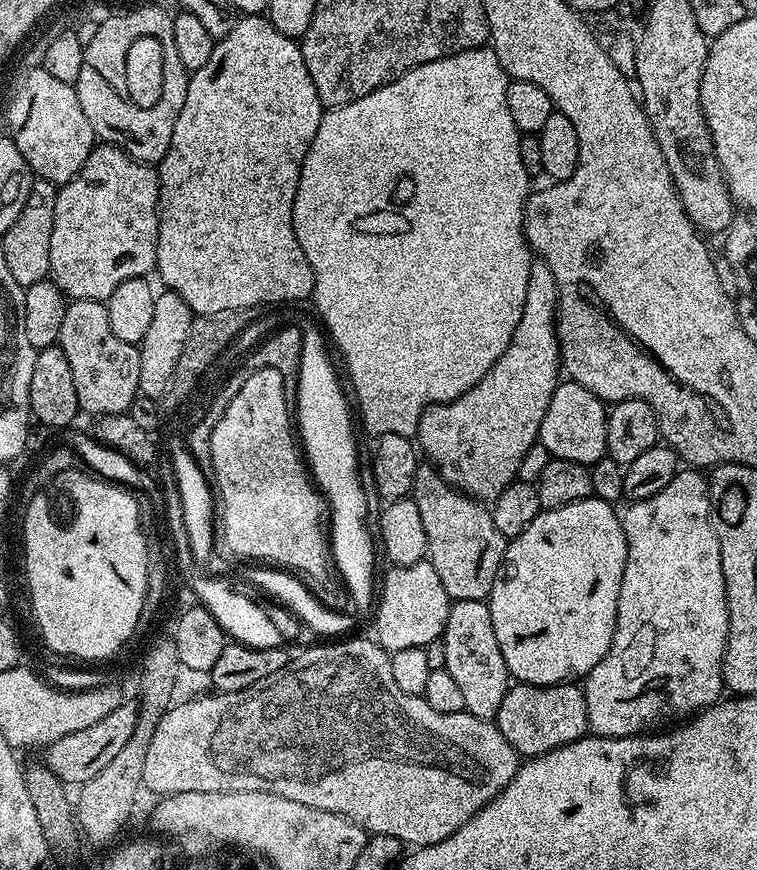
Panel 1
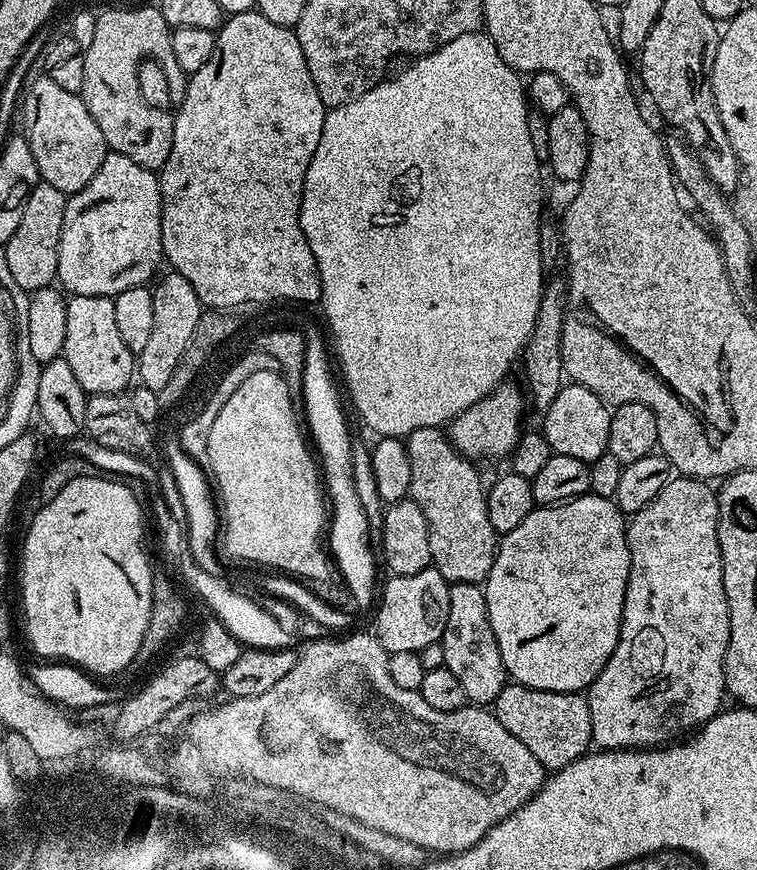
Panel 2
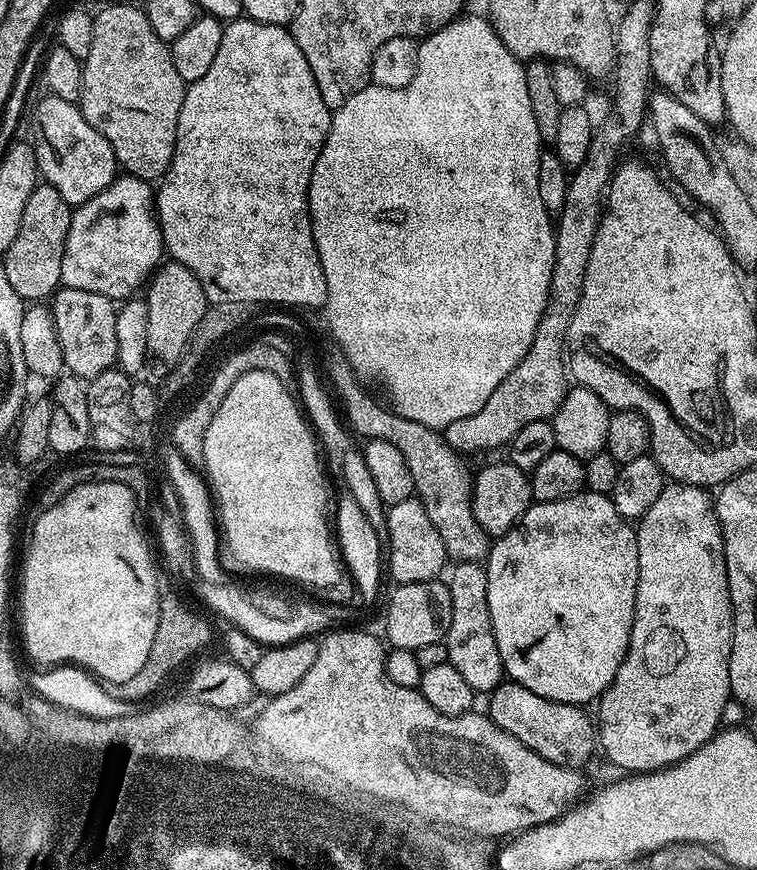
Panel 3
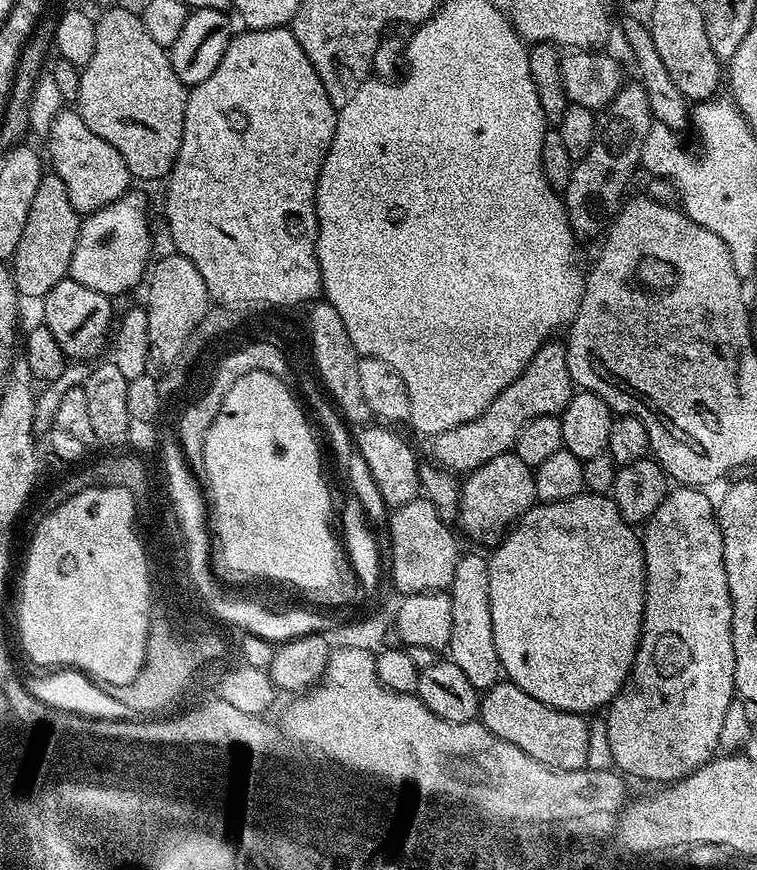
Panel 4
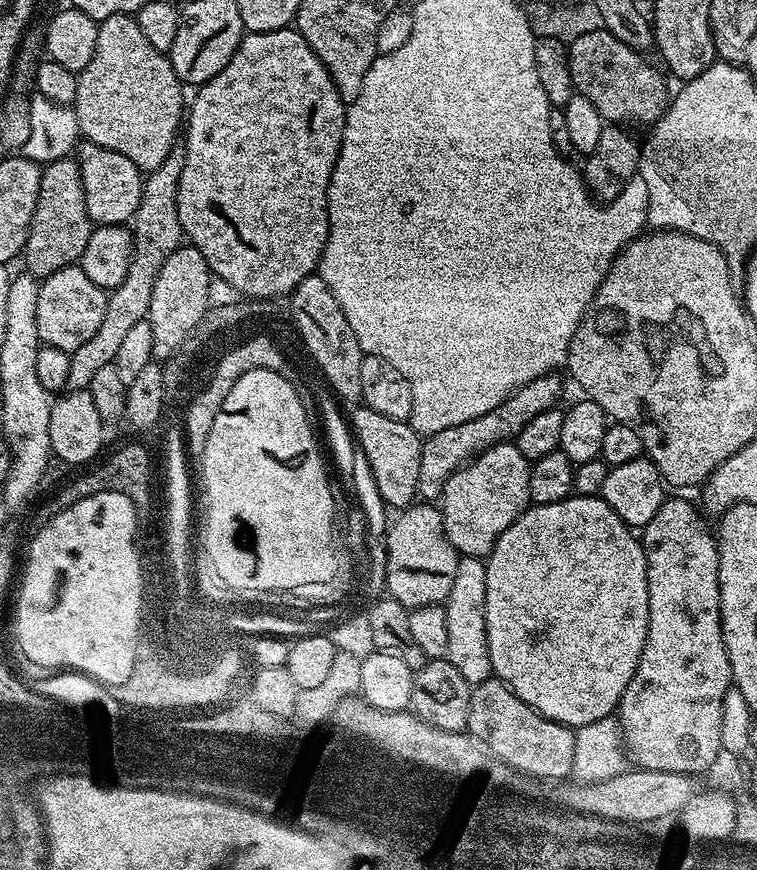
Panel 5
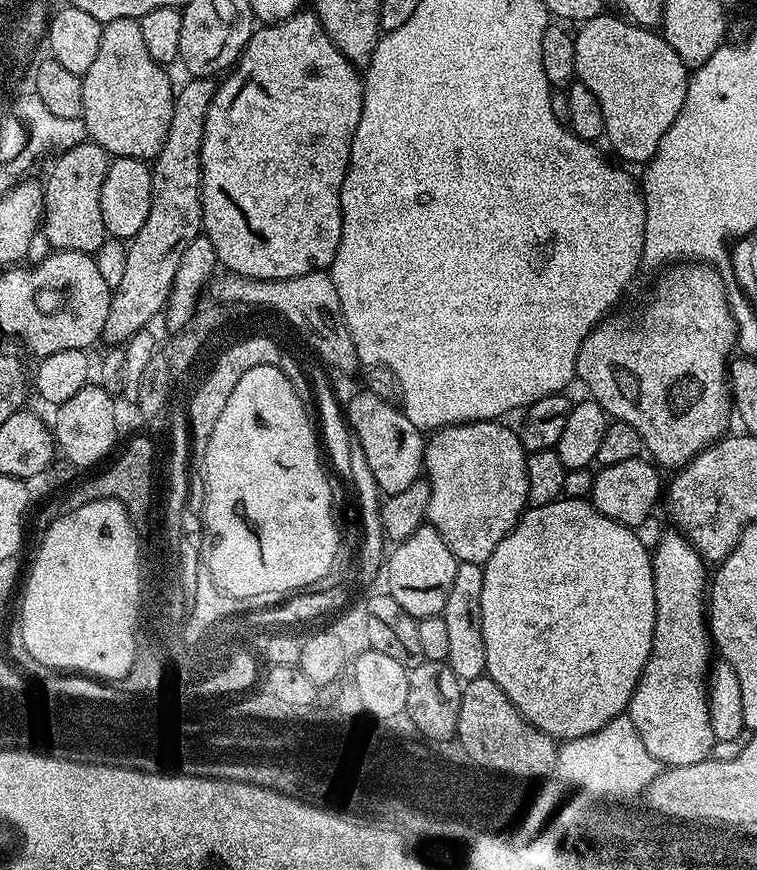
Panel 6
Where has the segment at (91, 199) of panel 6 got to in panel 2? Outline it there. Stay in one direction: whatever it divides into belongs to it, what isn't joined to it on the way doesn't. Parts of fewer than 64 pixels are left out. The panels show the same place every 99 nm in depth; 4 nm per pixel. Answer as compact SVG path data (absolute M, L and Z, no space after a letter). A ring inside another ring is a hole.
M41 182L34 186L34 190L30 190L26 206L22 206L18 230L14 230L14 234L10 234L2 246L10 278L18 282L23 292L31 294L53 287L58 270L58 242L62 242L62 222L67 205L68 196L54 186Z

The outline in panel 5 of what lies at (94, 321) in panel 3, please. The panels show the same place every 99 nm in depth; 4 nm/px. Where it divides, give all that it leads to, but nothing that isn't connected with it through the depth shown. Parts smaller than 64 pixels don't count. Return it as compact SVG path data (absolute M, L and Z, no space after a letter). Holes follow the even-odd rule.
M78 266L63 268L43 277L38 294L37 322L41 341L49 348L71 354L85 342L90 342L106 314L108 292L94 286Z

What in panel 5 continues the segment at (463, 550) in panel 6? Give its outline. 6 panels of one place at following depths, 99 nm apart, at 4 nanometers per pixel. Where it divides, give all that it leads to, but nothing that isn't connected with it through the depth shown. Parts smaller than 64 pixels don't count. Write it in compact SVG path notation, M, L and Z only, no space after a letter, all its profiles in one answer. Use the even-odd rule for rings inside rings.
M515 443L499 444L486 450L481 456L461 466L446 482L438 501L438 507L444 516L446 538L455 546L460 556L487 558L494 550L500 535L530 507L529 490L530 462L517 450Z

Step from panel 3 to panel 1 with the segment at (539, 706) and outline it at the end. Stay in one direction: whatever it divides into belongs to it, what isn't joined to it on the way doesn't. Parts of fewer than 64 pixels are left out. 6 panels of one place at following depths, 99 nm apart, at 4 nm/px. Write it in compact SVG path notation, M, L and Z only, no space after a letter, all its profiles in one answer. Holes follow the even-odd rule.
M576 682L563 684L513 683L509 687L506 698L502 698L502 706L498 706L498 714L494 723L498 726L498 730L502 730L502 738L506 738L506 742L510 742L510 746L514 746L514 750L524 758L541 756L550 750L561 748L563 744L581 740L589 731L583 687Z

